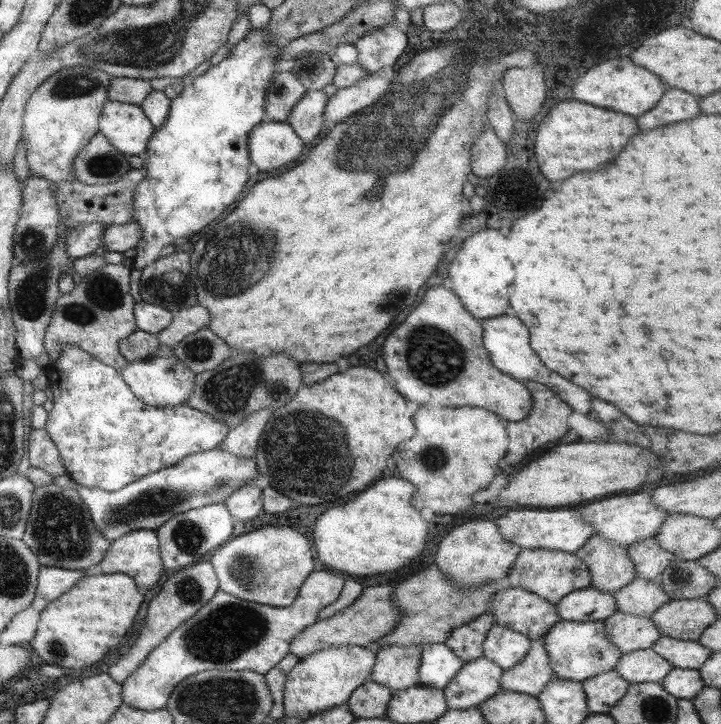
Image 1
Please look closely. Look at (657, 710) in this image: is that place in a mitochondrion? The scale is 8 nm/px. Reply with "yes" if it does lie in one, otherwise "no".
yes

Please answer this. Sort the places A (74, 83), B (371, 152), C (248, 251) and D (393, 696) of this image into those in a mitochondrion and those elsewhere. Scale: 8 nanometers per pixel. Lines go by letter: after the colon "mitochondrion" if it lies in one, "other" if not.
A: mitochondrion
B: mitochondrion
C: mitochondrion
D: other

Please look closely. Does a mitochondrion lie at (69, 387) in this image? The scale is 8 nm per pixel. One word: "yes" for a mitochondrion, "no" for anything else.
no

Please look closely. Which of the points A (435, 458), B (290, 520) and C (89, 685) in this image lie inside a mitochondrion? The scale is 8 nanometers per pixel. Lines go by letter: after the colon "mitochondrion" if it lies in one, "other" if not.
A: mitochondrion
B: other
C: other

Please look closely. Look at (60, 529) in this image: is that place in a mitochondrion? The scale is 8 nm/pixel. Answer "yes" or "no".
yes

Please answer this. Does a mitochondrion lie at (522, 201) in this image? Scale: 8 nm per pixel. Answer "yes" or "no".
no

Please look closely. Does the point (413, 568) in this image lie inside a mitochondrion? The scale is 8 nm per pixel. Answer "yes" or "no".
no

